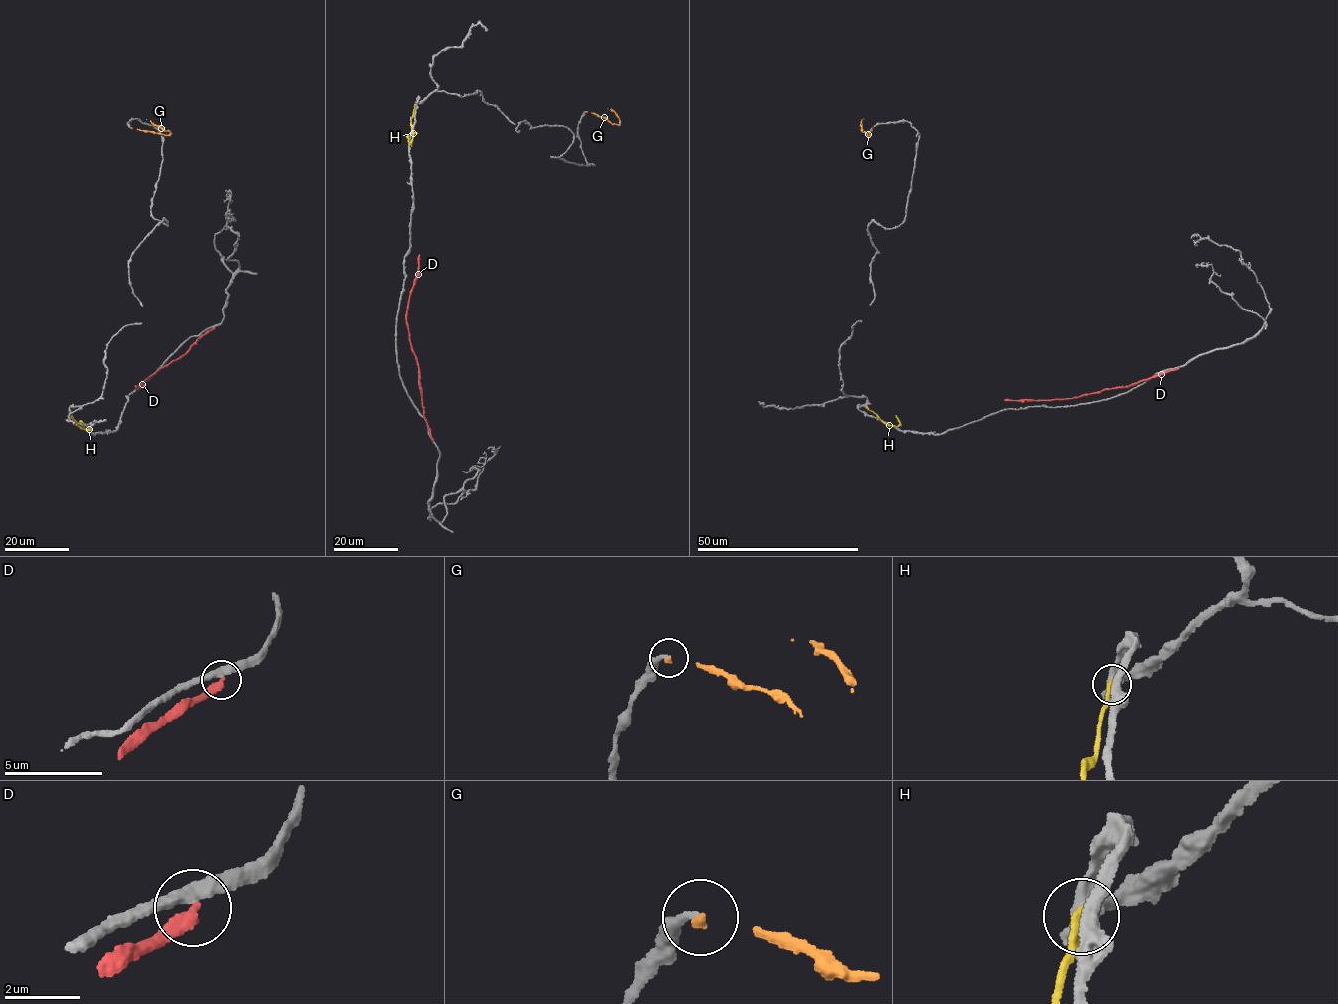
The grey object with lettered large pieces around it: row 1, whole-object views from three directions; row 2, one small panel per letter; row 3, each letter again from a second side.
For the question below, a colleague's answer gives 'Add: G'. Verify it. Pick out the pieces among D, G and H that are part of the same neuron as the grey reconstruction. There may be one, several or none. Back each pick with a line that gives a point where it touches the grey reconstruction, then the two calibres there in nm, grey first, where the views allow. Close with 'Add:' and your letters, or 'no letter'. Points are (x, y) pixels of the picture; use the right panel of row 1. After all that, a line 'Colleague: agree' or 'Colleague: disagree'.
Add: no letter
Colleague: disagree

